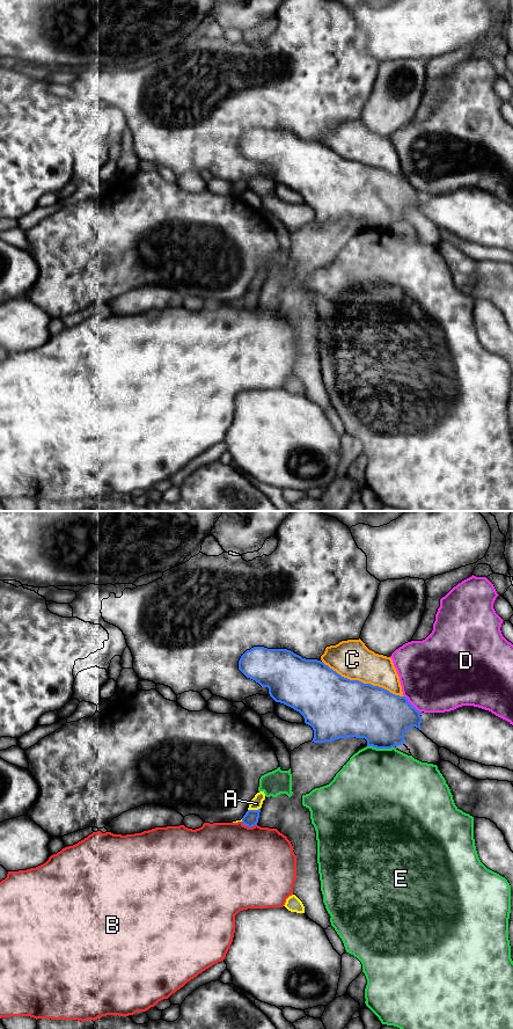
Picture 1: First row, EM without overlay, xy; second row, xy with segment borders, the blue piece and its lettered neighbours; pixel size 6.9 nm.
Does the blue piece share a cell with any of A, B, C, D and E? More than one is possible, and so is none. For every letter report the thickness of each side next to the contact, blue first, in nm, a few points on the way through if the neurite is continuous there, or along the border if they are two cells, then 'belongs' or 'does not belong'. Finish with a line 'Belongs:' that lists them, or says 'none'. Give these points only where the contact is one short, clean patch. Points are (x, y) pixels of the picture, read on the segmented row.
A: calibres 100 and 80 nm; border xy (259, 808), (248, 810); does not belong
B: calibres 100 and 500 nm; does not belong
C: calibres 420 and 260 nm; does not belong
D: calibres 380 and 480 nm; does not belong
E: calibres 380 and 500 nm; does not belong
Belongs: none

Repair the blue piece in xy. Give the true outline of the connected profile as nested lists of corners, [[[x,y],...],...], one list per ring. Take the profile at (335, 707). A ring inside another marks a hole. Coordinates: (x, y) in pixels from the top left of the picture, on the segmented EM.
[[[254,647],[241,656],[239,670],[262,687],[268,687],[276,702],[299,711],[314,730],[314,743],[356,737],[365,738],[367,746],[391,749],[404,744],[404,734],[411,727],[420,730],[420,711],[405,696],[344,678],[323,662],[302,658],[287,649]]]

